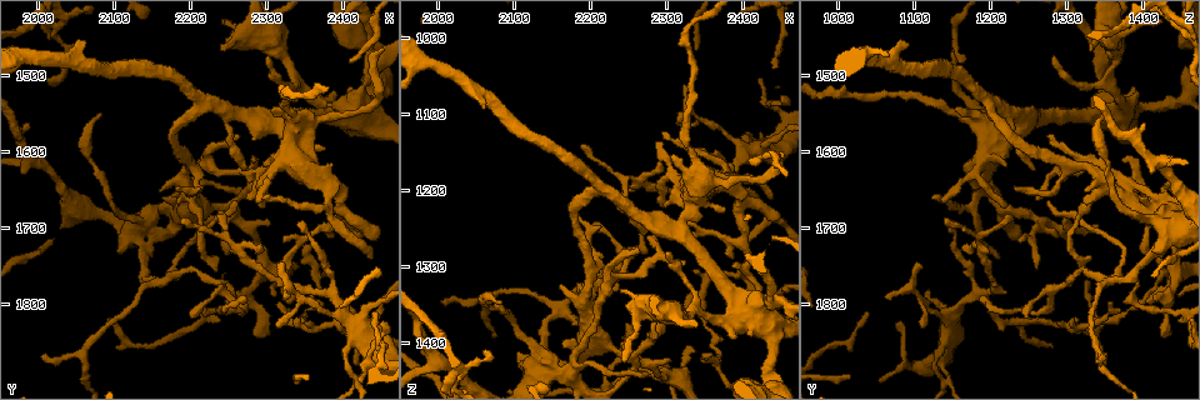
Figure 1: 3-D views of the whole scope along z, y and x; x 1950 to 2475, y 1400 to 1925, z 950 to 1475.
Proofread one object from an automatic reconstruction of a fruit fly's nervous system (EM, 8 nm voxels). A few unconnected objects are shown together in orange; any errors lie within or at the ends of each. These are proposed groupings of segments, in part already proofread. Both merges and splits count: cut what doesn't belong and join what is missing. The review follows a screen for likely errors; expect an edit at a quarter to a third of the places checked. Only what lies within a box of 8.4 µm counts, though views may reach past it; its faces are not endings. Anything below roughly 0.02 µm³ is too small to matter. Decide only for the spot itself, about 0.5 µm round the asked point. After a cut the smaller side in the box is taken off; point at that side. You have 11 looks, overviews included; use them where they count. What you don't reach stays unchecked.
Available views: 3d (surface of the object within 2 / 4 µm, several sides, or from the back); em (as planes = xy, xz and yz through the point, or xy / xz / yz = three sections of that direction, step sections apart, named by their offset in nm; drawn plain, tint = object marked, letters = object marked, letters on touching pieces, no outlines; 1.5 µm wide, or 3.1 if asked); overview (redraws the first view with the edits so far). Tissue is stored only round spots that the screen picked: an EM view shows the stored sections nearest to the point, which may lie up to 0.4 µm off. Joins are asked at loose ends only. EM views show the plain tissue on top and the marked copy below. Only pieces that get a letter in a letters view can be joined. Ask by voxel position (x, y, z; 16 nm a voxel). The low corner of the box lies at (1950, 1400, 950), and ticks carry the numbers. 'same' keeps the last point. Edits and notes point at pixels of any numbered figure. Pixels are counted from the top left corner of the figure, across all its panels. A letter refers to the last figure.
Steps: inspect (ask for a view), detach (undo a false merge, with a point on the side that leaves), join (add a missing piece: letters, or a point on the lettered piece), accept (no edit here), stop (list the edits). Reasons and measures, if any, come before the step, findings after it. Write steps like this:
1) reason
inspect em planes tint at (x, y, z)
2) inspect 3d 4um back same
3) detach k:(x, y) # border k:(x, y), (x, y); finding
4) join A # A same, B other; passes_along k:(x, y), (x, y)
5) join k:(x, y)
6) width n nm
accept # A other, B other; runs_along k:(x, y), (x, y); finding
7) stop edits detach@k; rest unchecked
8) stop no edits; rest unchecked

an open end
inspect em planes tint at (2235, 1735, 1330)

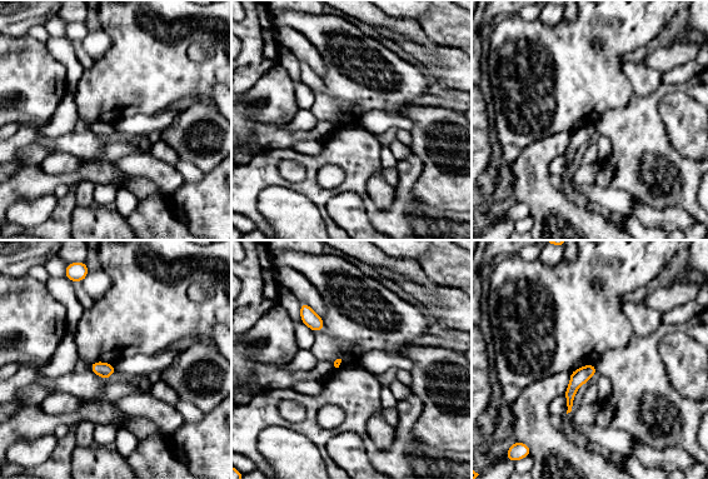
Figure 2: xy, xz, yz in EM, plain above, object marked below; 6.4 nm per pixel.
see the neighbours
inspect em planes letters same

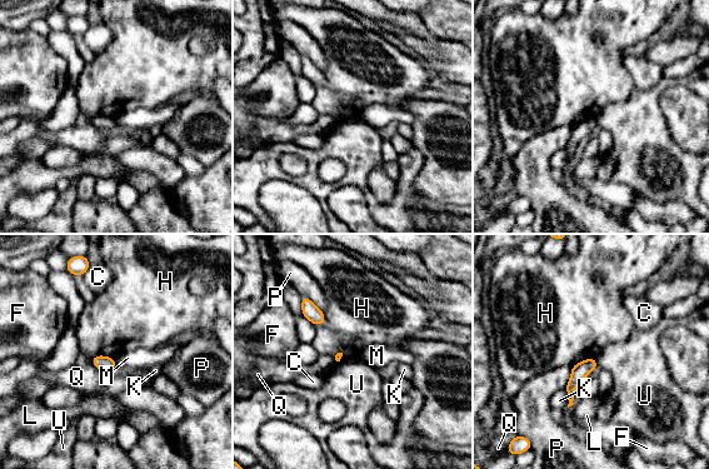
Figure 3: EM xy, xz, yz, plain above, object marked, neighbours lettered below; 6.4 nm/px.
accept # C other, F other, H other, K other, L other, M other, P other, Q other, U other; runs_along 3:(593, 362), (573, 382), (570, 397); no lettered piece goes on from it

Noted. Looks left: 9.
an open end
inspect 3d 4um at (2180, 1650, 1230)

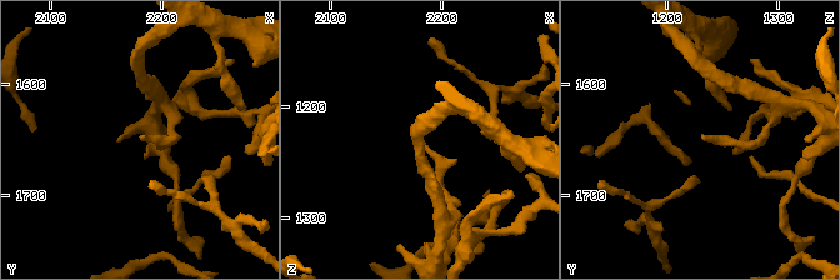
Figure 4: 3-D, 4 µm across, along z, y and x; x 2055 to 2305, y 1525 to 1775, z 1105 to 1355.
inspect em xz step 8 tint at (2180, 1646, 1232)

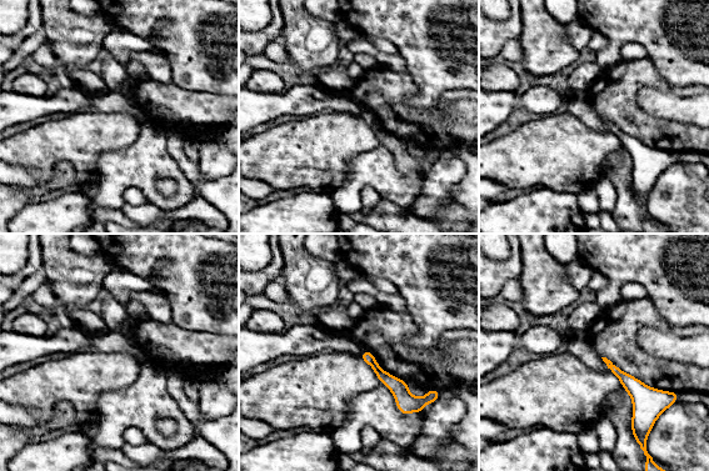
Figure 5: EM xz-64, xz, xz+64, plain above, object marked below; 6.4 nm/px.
inspect em planes letters same

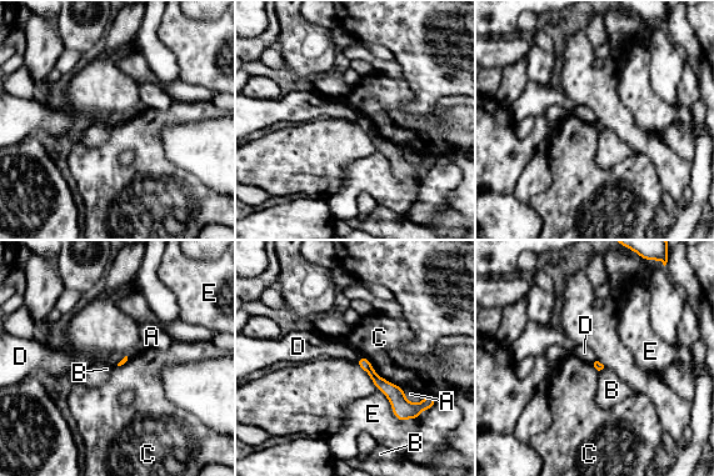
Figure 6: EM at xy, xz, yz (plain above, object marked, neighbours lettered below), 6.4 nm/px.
accept # A other, B other, C other, D other, E other; runs_along 6:(362, 361), (407, 407), (413, 407); no lettered piece goes on from it

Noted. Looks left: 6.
thick turns thin
inspect em planes tint at (2035, 1645, 1450)

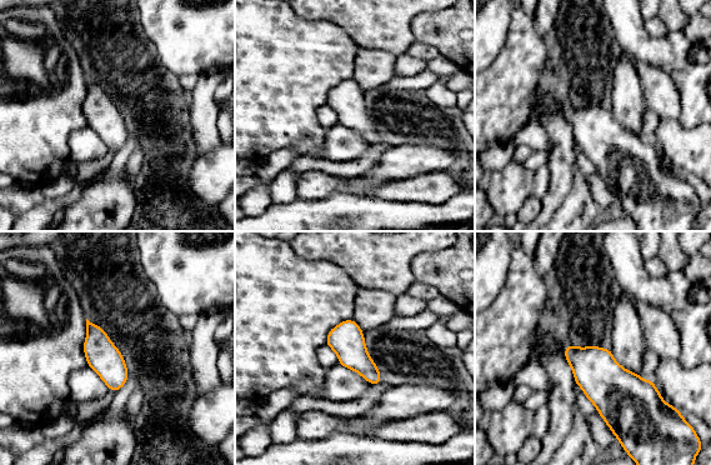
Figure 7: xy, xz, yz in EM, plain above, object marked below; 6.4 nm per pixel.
inspect em planes letters same

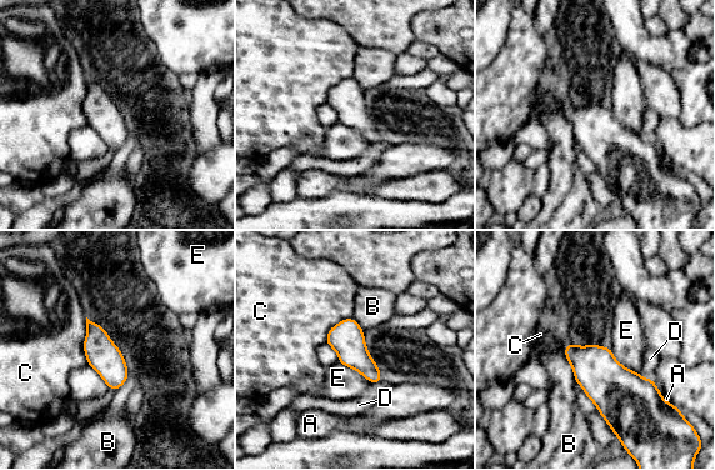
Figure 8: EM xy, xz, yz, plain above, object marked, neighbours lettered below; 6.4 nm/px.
width 220 nm
accept # A other, B other, C other, D other, E other; all the same cell

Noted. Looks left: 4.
thin end
inspect em planes letters at (2415, 1875, 1350)

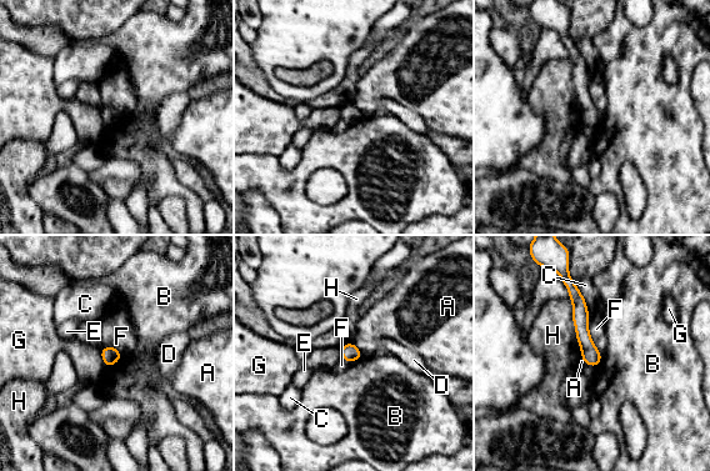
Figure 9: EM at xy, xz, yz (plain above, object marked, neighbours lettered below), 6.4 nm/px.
longest_contact H 360 nm
accept # A other, B other, C other, D other, E other, F other, G other, H other; runs_along 9:(569, 285), (594, 362); no lettered piece goes on from it

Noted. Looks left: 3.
stop no edits; rest unchecked

